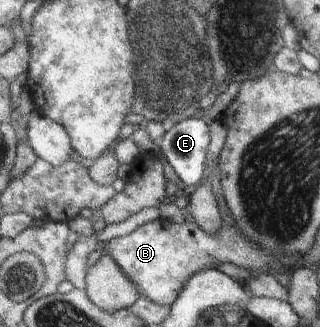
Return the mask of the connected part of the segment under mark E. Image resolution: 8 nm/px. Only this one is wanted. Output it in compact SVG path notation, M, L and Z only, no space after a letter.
M187 118L167 125L159 143L160 152L177 173L181 185L197 185L205 179L209 126L202 118Z

